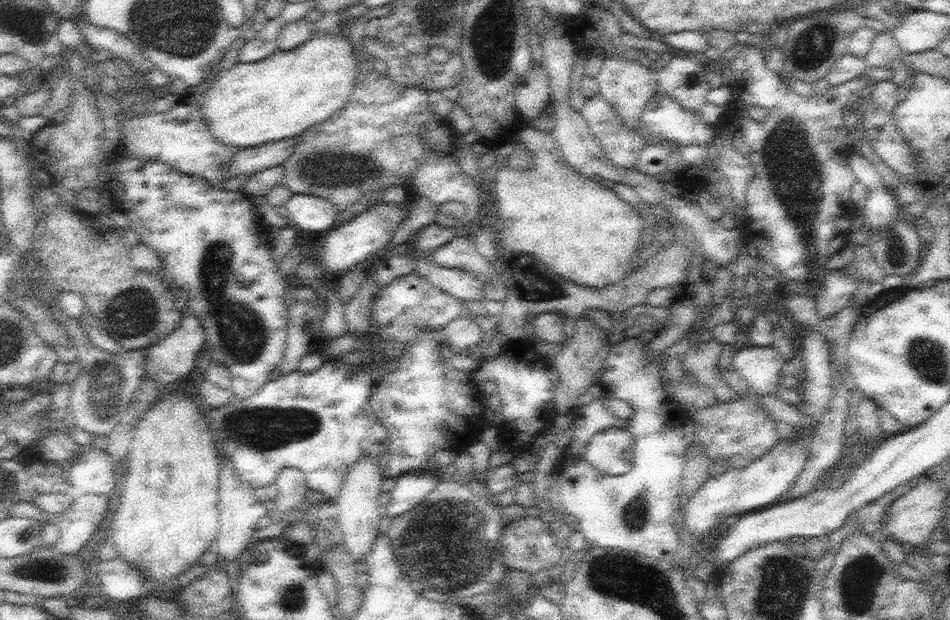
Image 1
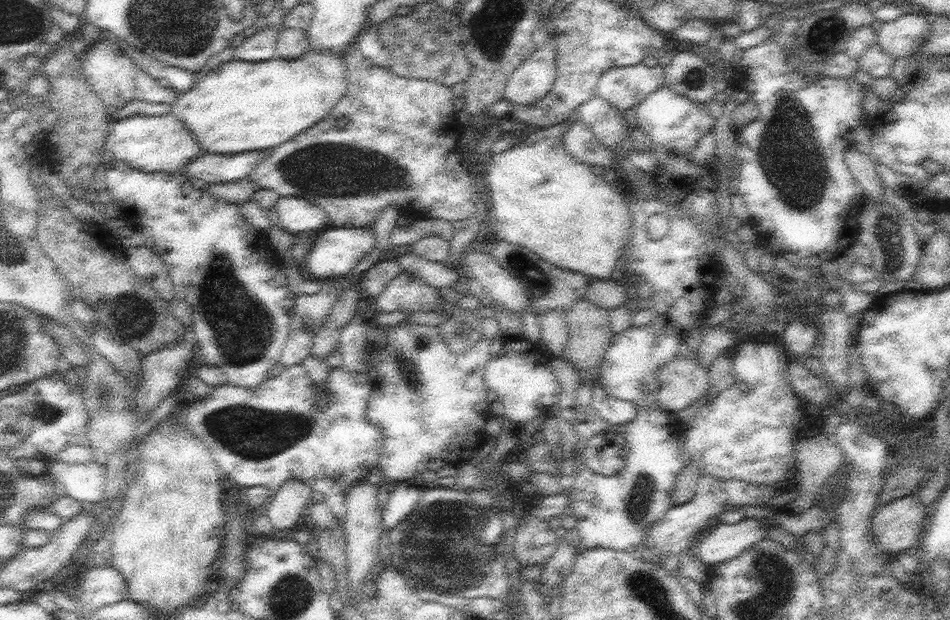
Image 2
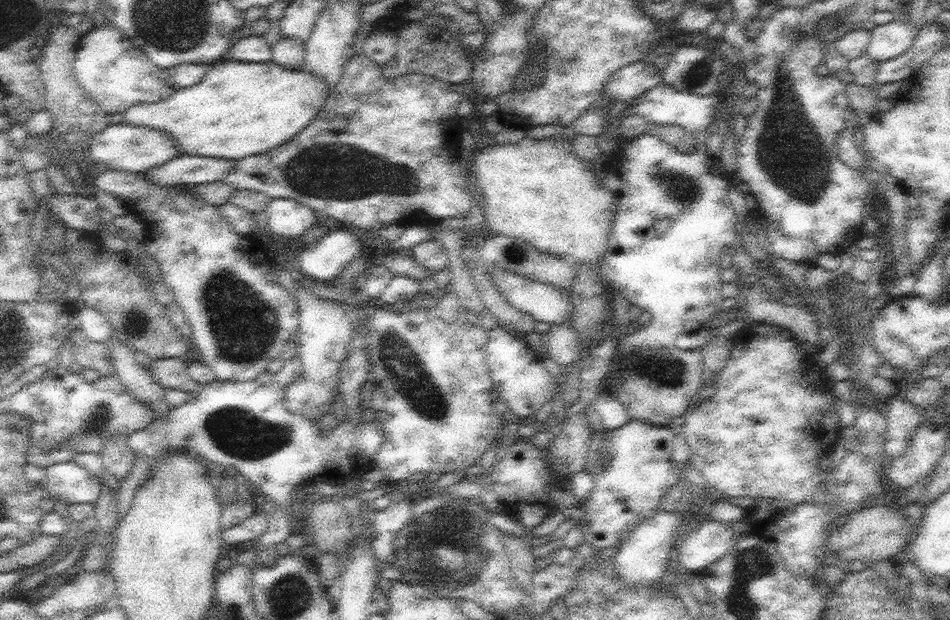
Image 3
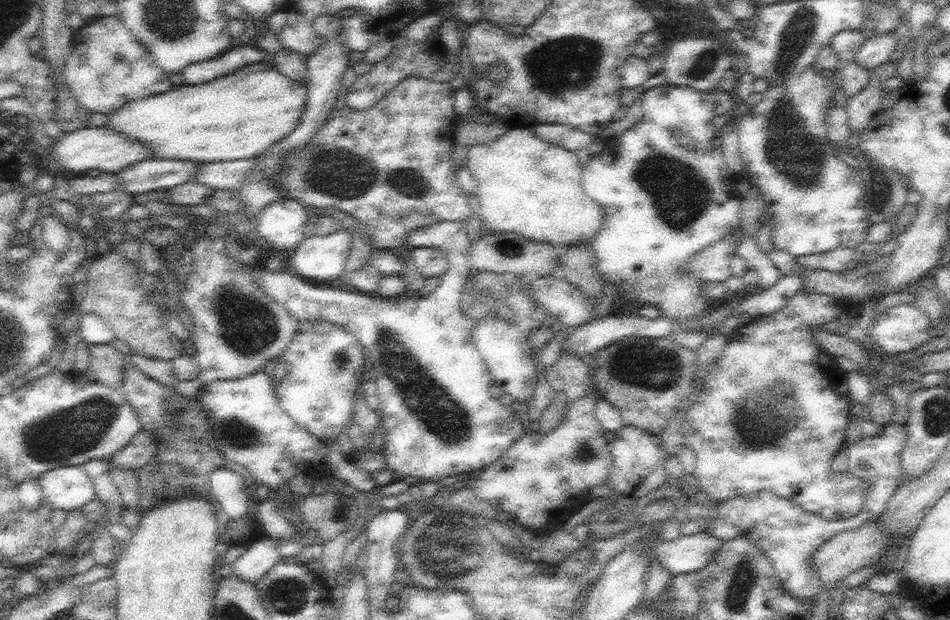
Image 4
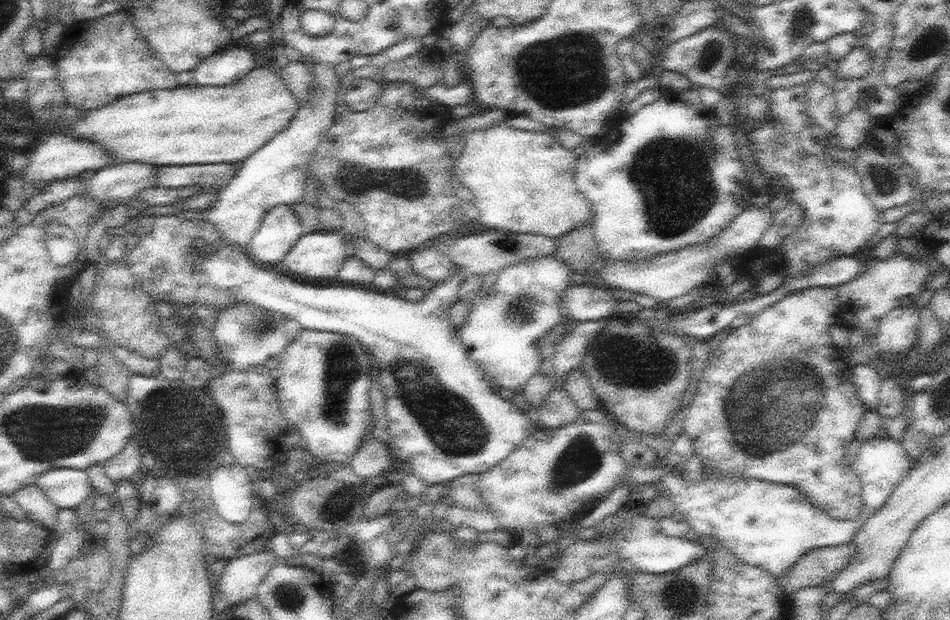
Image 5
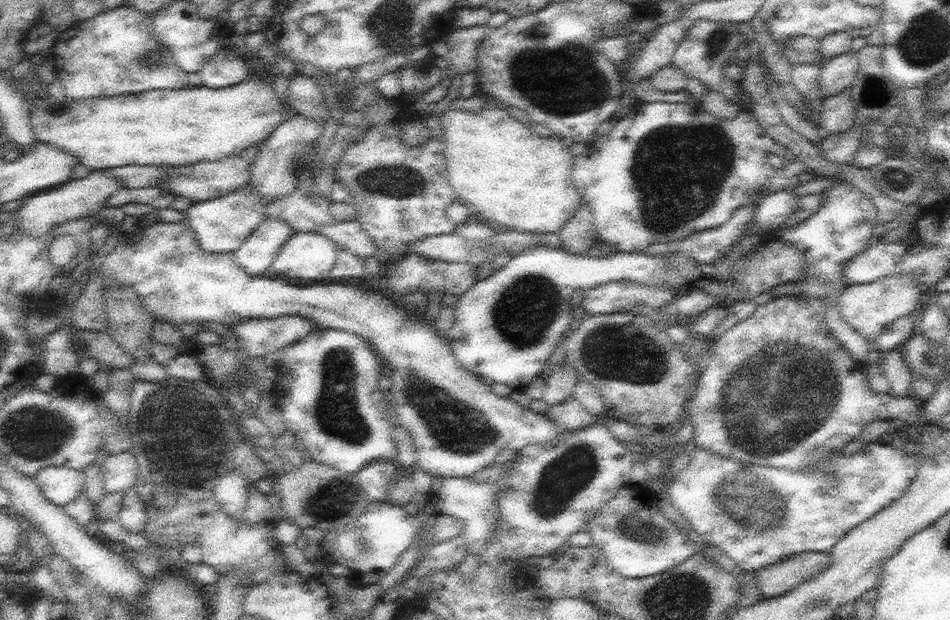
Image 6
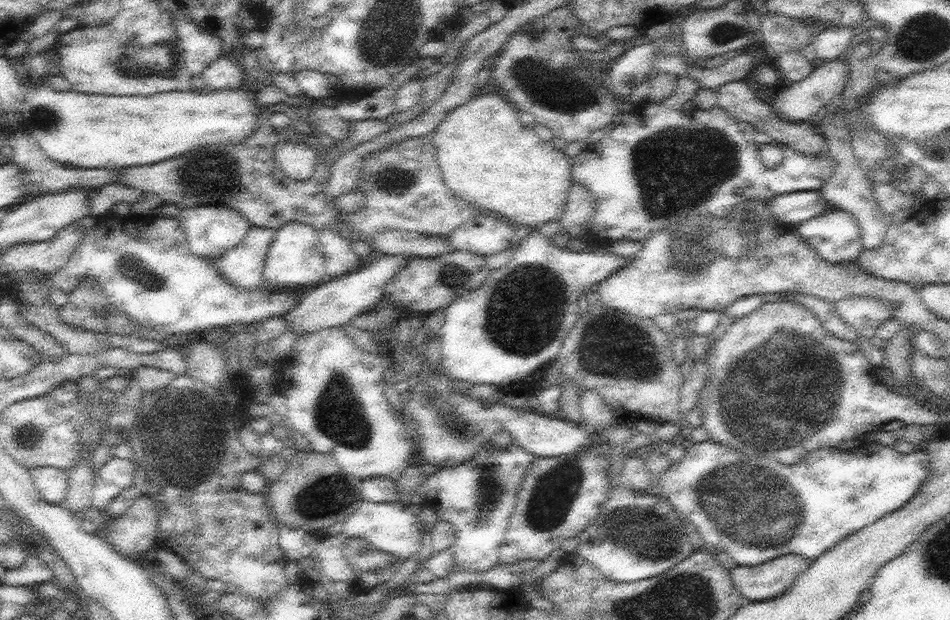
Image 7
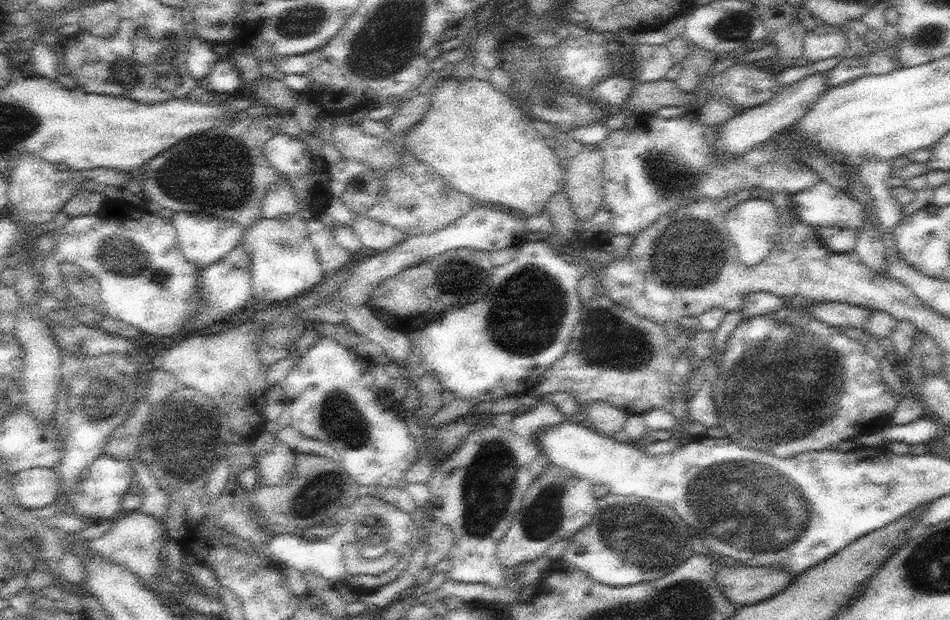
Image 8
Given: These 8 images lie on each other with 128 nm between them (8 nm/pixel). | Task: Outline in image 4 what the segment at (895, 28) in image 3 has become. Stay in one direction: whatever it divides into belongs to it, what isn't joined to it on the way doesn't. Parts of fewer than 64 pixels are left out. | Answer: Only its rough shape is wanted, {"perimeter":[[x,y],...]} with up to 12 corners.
{"perimeter":[[896,32],[864,41],[854,60],[872,73],[888,62],[898,43]]}

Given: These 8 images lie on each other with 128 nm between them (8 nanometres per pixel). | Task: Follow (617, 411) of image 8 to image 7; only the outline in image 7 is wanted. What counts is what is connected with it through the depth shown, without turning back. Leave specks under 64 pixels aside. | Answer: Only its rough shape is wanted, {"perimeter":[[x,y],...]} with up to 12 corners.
{"perimeter":[[594,390],[576,397],[587,426],[600,432],[618,423],[614,410]]}

